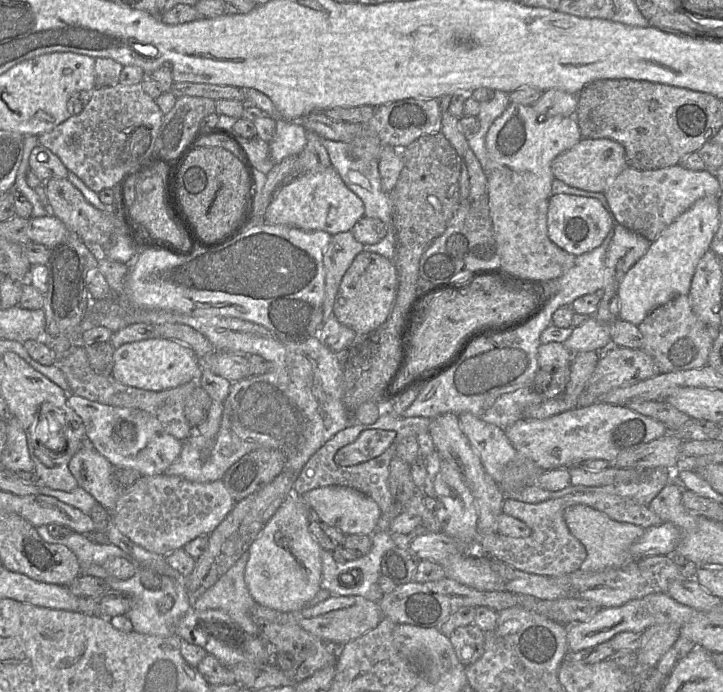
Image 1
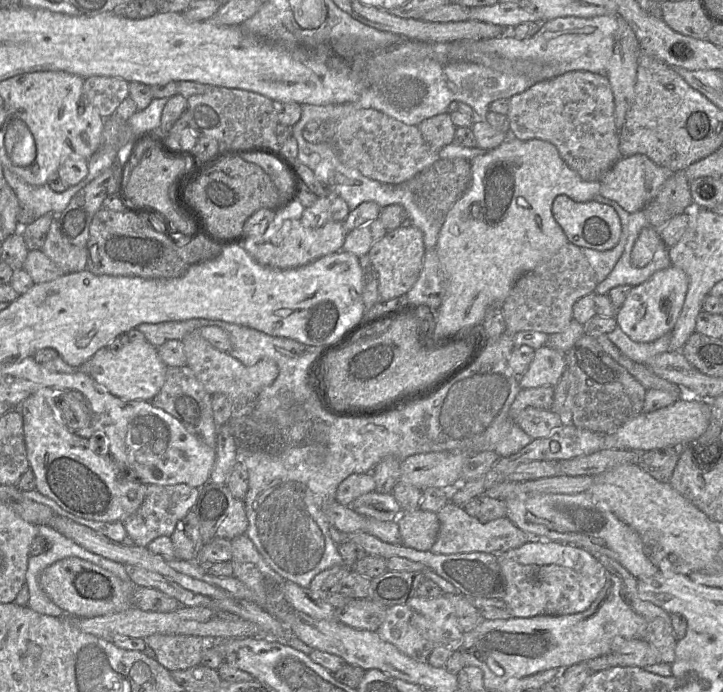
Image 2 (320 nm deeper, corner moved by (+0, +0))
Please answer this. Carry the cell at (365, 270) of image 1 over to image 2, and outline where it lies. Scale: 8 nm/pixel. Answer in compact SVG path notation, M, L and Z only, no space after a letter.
M410 224L389 231L371 247L368 256L378 276L379 301L388 301L407 294L419 278L425 252L423 233Z

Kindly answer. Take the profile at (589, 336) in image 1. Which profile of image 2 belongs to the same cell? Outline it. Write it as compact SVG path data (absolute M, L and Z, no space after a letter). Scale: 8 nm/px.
M545 344L535 350L528 370L519 377L520 388L554 387L565 371L566 353Z

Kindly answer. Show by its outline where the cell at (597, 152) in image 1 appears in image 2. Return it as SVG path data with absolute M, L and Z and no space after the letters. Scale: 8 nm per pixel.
M643 154L620 157L601 177L599 195L615 201L626 212L632 214L656 198L660 187L672 173Z

